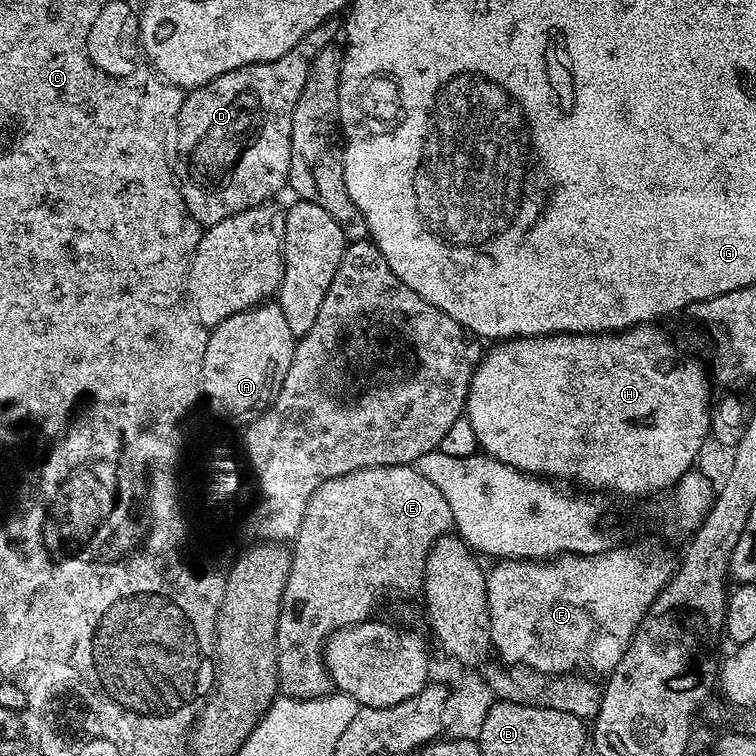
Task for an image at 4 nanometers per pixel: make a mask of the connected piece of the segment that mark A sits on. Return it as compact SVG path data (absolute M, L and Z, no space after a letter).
M279 302L256 304L213 327L206 342L206 354L202 358L202 392L207 403L209 400L218 411L228 416L251 417L263 412L276 399L278 390L282 390L282 382L286 382L297 339L297 336L290 334L290 325L286 323L286 314L282 314Z

